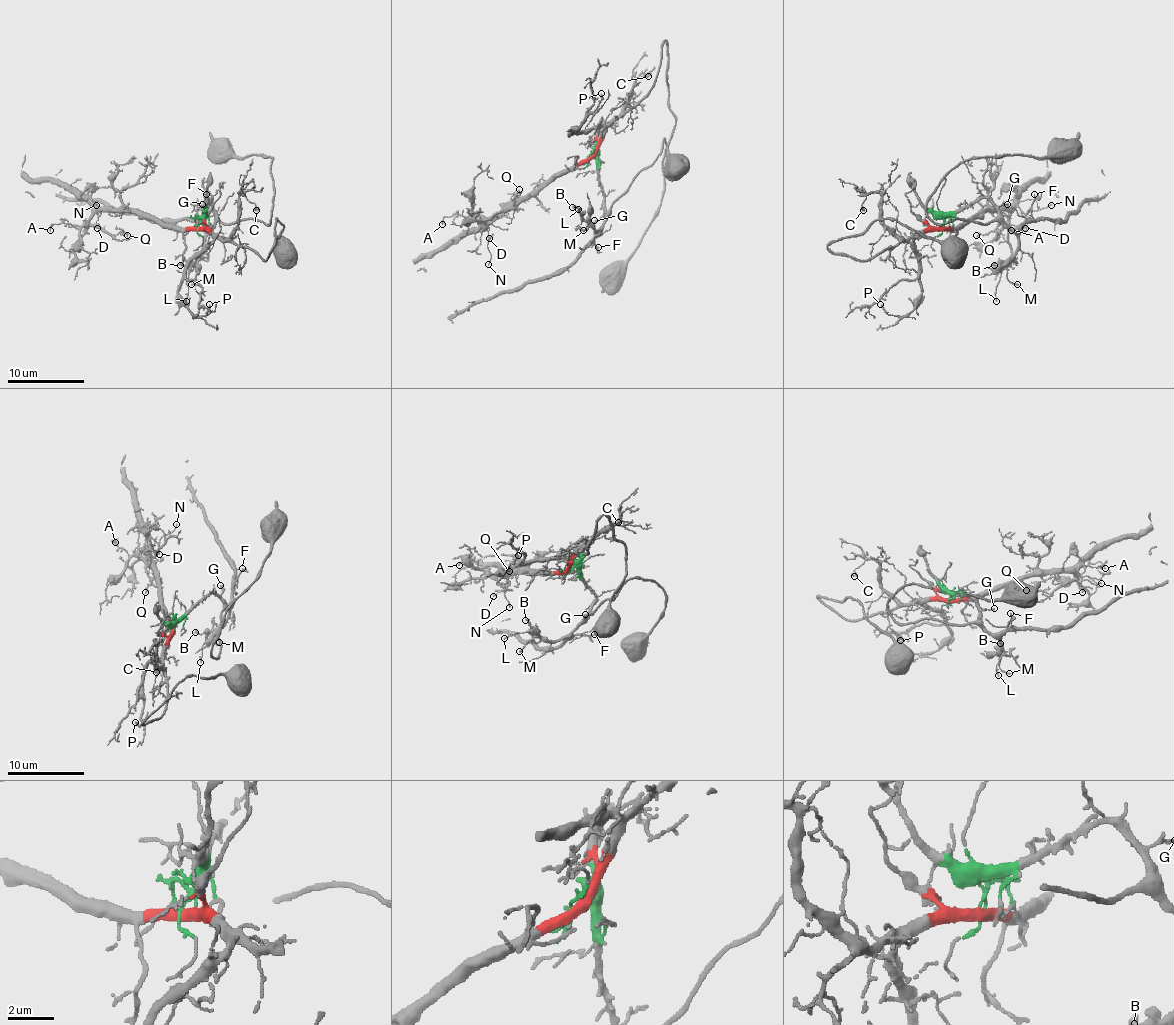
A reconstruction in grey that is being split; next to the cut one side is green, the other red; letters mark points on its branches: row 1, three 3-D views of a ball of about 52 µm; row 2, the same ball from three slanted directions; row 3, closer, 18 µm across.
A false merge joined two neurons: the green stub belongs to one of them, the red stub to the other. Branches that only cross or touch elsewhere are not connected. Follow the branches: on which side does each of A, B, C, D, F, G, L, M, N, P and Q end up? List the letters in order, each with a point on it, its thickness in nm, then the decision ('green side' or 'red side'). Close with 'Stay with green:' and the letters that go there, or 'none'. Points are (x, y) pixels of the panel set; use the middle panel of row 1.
A: (442, 224) | 140 nm | red side
B: (572, 207) | 130 nm | green side
C: (648, 76) | 140 nm | red side
D: (489, 238) | 120 nm | red side
F: (598, 247) | 120 nm | green side
G: (594, 220) | 120 nm | green side
L: (578, 209) | 110 nm | green side
M: (583, 230) | 120 nm | green side
N: (488, 264) | 80 nm | red side
P: (601, 93) | 100 nm | red side
Q: (519, 189) | 140 nm | red side
Stay with green: B, F, G, L, M

